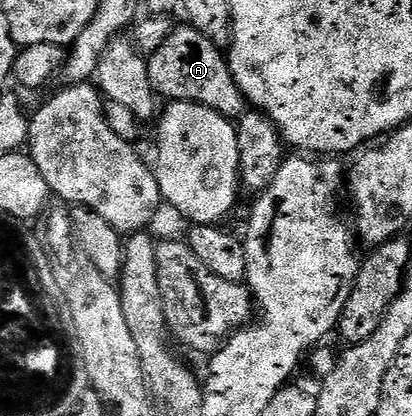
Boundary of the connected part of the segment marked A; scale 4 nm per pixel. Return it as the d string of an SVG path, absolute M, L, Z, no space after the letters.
M183 24L183 27L172 29L167 38L158 43L155 55L150 55L147 63L147 71L151 77L151 86L155 89L156 95L167 97L167 100L181 102L197 102L202 106L209 106L217 113L225 117L238 120L243 117L248 109L249 103L241 92L237 80L231 71L231 63L228 55L218 50L216 39L205 36L201 31L196 30L190 24Z

